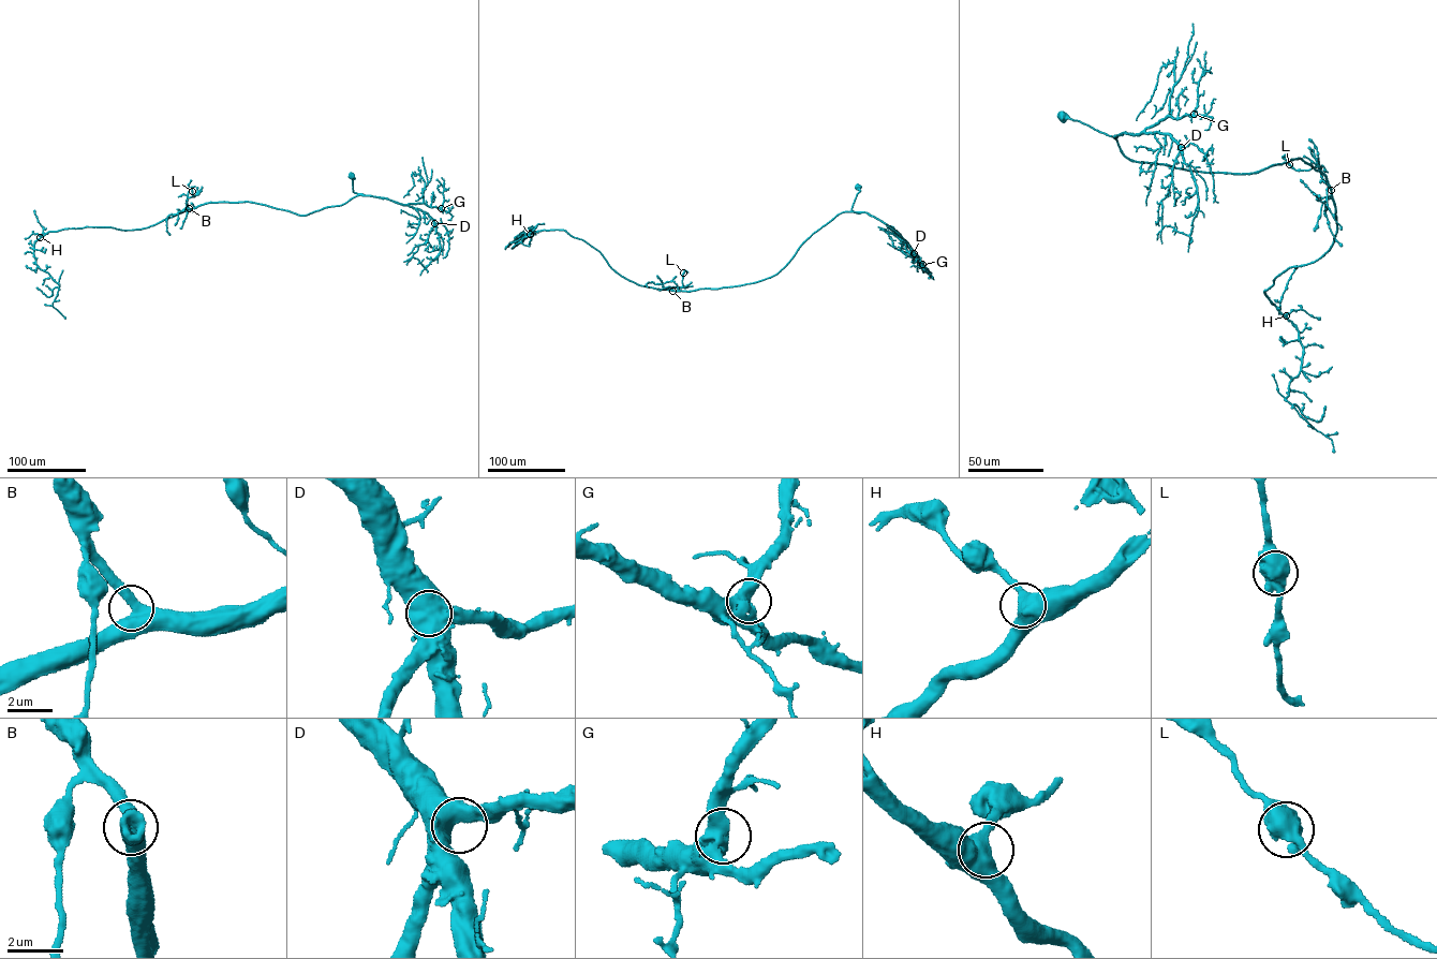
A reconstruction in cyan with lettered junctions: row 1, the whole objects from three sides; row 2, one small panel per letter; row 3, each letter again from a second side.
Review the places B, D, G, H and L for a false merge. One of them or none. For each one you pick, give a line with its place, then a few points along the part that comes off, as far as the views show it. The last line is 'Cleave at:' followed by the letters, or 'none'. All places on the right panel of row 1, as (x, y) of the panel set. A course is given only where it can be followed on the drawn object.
Cleave at: none

